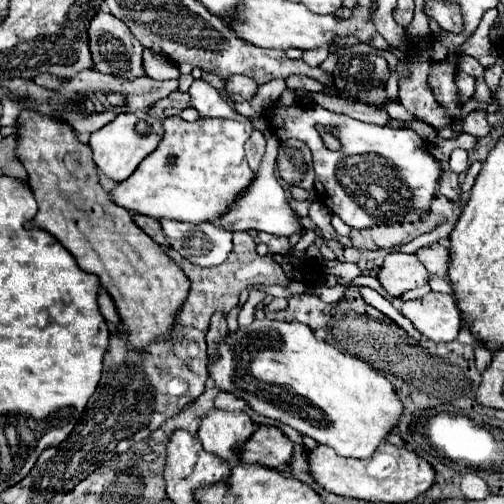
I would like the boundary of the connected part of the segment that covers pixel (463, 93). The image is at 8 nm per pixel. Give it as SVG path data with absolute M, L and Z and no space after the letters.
M458 73L456 75L456 85L458 85L458 89L460 89L460 101L468 101L472 95L474 95L474 91L476 91L476 79L472 77L472 75L468 75L468 73Z

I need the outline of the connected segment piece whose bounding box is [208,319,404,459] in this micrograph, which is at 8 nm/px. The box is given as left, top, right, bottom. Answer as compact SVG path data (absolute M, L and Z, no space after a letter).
M254 319L250 327L240 327L236 333L230 333L224 345L220 345L220 359L208 363L208 369L218 389L234 393L256 413L298 429L302 435L332 447L342 457L372 457L378 445L392 435L404 415L404 403L400 401L394 385L384 375L376 373L358 357L342 353L330 343L318 341L312 329L300 321L288 323L274 319Z

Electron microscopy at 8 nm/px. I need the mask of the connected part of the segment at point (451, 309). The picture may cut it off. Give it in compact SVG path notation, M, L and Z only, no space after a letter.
M430 291L422 299L402 303L400 311L424 337L434 343L454 341L462 327L462 317L452 295Z

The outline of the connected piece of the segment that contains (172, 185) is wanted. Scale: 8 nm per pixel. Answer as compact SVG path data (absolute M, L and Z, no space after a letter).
M182 117L162 119L164 137L160 145L138 165L128 181L118 183L112 201L154 219L174 219L182 223L214 223L224 217L238 197L254 181L254 171L244 157L244 143L252 133L250 123L232 119L184 121Z

